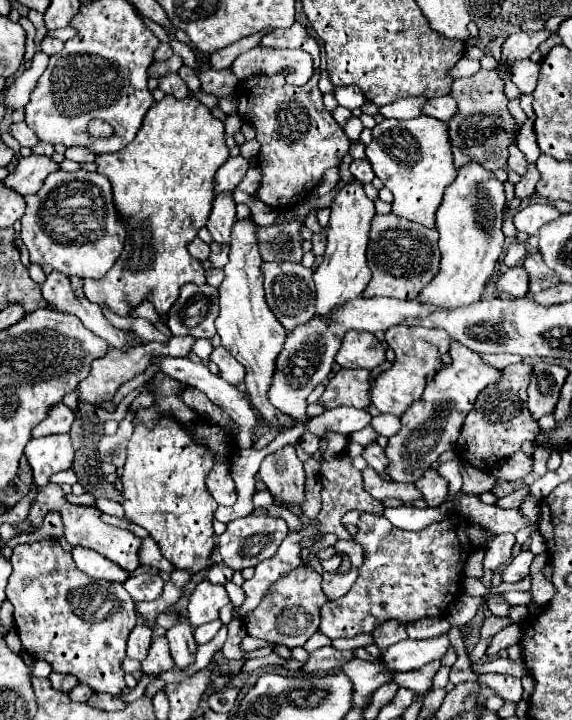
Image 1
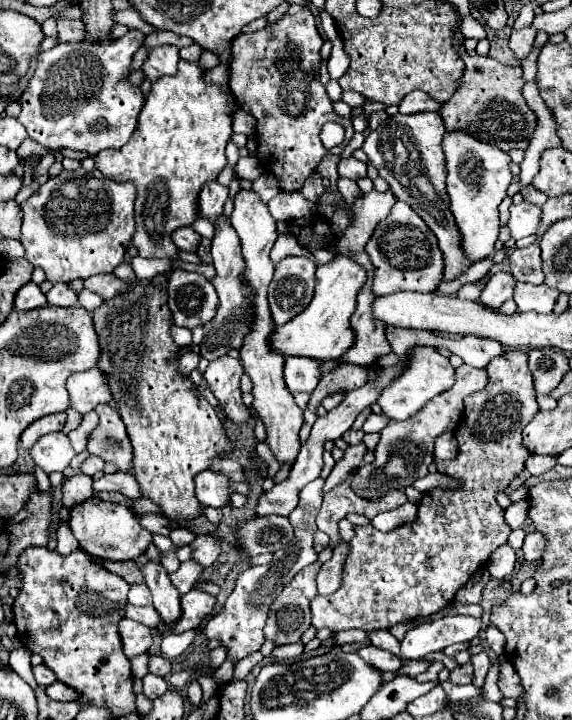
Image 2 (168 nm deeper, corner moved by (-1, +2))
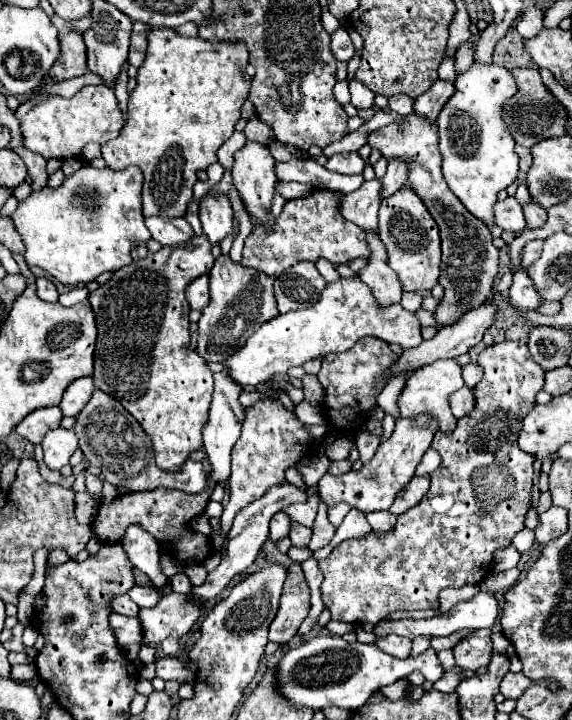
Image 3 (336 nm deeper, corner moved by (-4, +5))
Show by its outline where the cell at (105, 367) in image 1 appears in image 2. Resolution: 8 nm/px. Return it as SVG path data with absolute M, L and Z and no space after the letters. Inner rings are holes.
M97 367L83 373L73 373L67 381L67 391L69 391L71 409L79 413L89 413L93 405L111 403L113 399L107 387L107 379Z

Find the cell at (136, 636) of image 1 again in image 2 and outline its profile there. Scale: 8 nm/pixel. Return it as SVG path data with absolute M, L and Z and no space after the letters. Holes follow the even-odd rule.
M121 619L119 621L119 637L123 643L123 651L129 659L149 651L149 647L151 647L151 629L137 621Z

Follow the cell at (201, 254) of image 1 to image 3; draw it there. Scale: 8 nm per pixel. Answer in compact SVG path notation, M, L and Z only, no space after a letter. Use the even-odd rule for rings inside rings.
M146 218L146 226L154 240L158 240L162 246L178 246L190 242L196 234L192 226L184 218Z

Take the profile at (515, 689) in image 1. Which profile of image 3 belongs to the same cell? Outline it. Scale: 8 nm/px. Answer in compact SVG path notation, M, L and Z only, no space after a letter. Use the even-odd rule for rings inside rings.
M508 672L500 684L500 692L506 696L506 698L518 698L532 682L528 678L524 678L522 672L514 674L514 672Z

